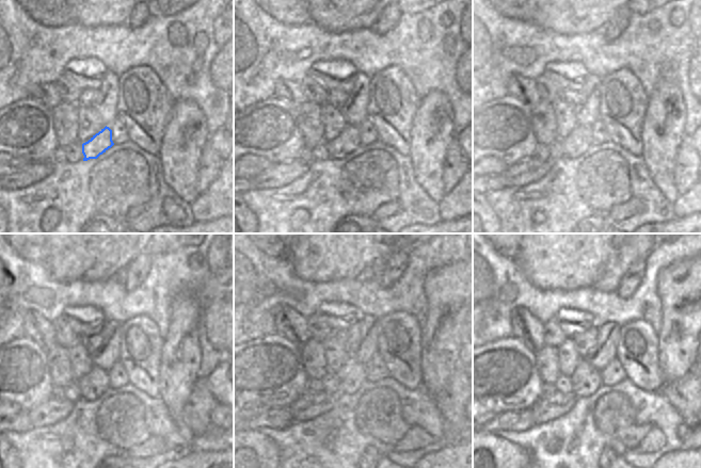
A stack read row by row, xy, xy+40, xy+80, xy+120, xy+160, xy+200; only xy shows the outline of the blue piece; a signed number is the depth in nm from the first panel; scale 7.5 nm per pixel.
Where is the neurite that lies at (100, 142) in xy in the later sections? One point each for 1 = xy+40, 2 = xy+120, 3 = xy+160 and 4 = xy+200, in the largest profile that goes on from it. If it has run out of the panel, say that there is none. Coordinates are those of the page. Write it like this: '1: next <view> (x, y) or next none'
1: next xy+40 (336, 147)
2: next xy+120 (93, 385)
3: next xy+160 (330, 382)
4: next xy+200 (562, 384)

